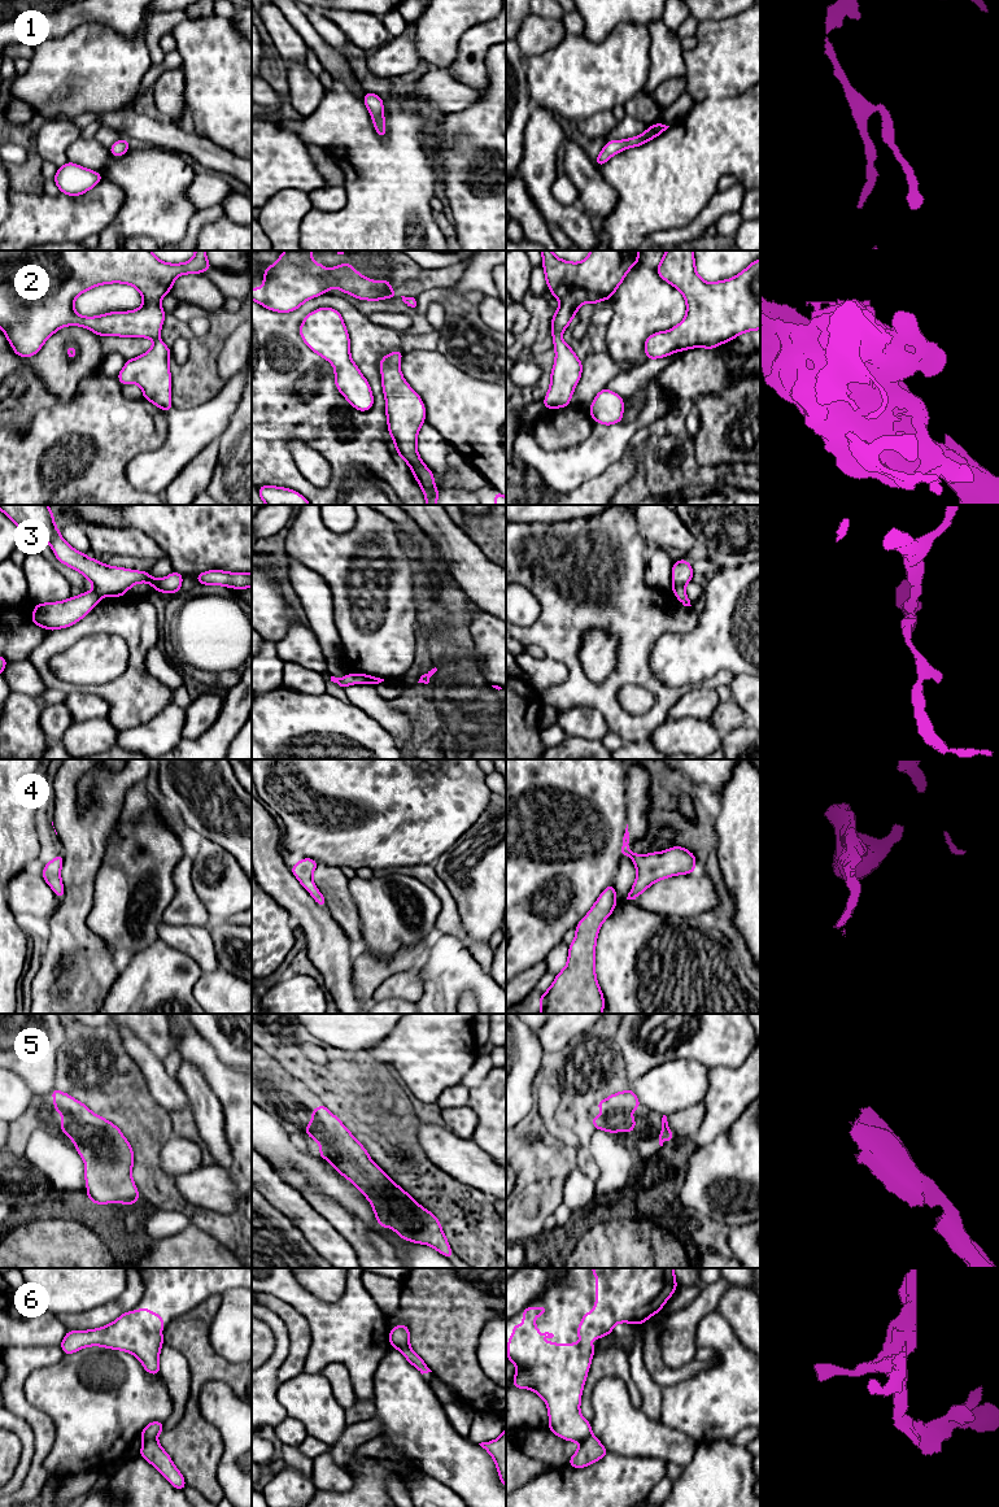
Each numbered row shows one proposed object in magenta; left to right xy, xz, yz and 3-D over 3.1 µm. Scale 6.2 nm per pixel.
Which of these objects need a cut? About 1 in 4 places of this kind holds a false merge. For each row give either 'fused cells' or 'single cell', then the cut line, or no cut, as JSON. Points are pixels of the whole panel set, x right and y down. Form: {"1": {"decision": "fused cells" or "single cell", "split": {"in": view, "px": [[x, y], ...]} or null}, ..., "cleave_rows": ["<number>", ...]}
{"1": {"decision": "single cell", "split": null}, "2": {"decision": "single cell", "split": null}, "3": {"decision": "single cell", "split": null}, "4": {"decision": "single cell", "split": null}, "5": {"decision": "single cell", "split": null}, "6": {"decision": "fused cells", "split": {"in": "xy", "px": [[156, 1437], [144, 1442]]}}, "cleave_rows": ["6"]}

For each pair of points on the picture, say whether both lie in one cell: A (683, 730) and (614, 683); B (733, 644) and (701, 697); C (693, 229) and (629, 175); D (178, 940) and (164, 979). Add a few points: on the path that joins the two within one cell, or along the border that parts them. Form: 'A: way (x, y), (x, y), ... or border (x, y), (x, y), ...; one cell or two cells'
A: border (668, 719), (646, 739); two cells
B: border (702, 683), (692, 688); two cells
C: border (707, 201), (686, 225), (658, 231); two cells
D: border (160, 937), (188, 954), (200, 966); two cells

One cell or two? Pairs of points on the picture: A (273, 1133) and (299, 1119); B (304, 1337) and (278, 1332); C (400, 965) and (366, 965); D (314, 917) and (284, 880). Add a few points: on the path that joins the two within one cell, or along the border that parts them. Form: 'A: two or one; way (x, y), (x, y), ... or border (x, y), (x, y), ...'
A: two; border (271, 1113), (289, 1135)
B: two; border (270, 1310), (284, 1324), (291, 1344)
C: one; way (392, 965), (388, 967), (374, 967)
D: one; way (305, 907), (287, 889)

